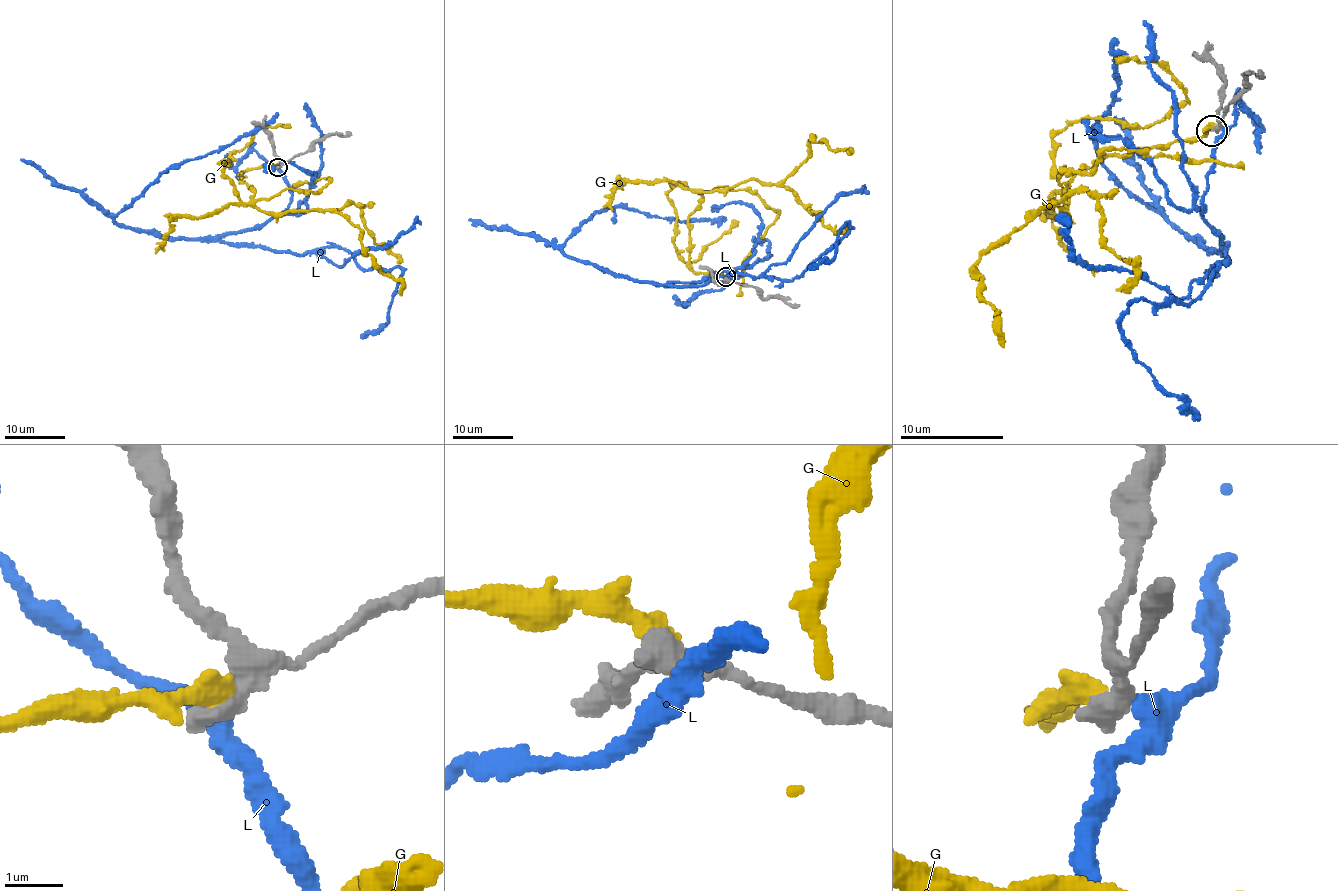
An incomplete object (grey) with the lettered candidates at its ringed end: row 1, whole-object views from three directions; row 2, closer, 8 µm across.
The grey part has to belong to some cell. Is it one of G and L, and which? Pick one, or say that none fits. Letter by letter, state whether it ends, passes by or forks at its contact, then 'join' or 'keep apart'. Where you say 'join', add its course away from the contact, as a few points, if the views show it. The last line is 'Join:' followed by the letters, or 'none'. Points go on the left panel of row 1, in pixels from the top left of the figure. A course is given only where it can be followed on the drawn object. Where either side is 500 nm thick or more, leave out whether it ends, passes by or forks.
G: it ends; keep apart
L: it passes by; keep apart
Join: none

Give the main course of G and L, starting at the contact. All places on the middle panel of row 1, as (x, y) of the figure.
G: (726, 279), (691, 268), (688, 215), (702, 192), (753, 179), (781, 183), (808, 156), (811, 138), (849, 154)
L: (727, 282), (740, 274), (639, 282), (563, 250), (586, 221), (610, 208), (682, 221), (726, 220)

